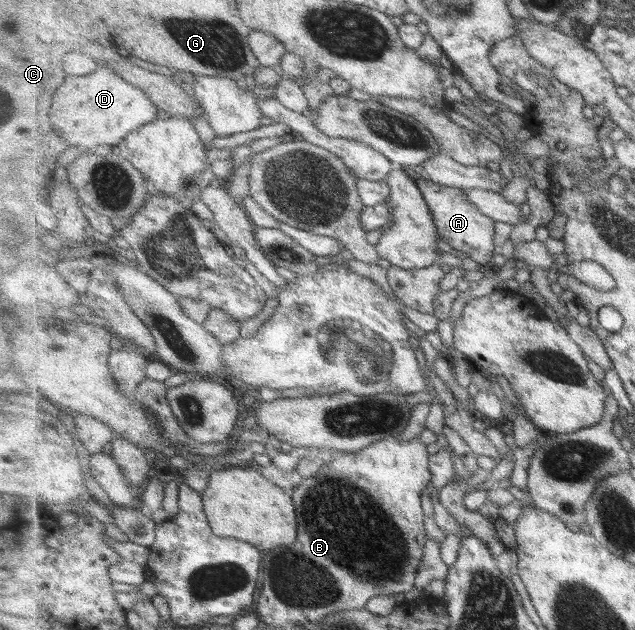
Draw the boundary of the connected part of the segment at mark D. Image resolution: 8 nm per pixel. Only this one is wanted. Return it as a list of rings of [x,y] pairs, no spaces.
[[[99,69],[85,77],[67,77],[55,97],[59,97],[55,101],[55,129],[71,147],[118,146],[131,132],[157,119],[157,108],[151,98],[138,86],[123,80],[114,69]]]

